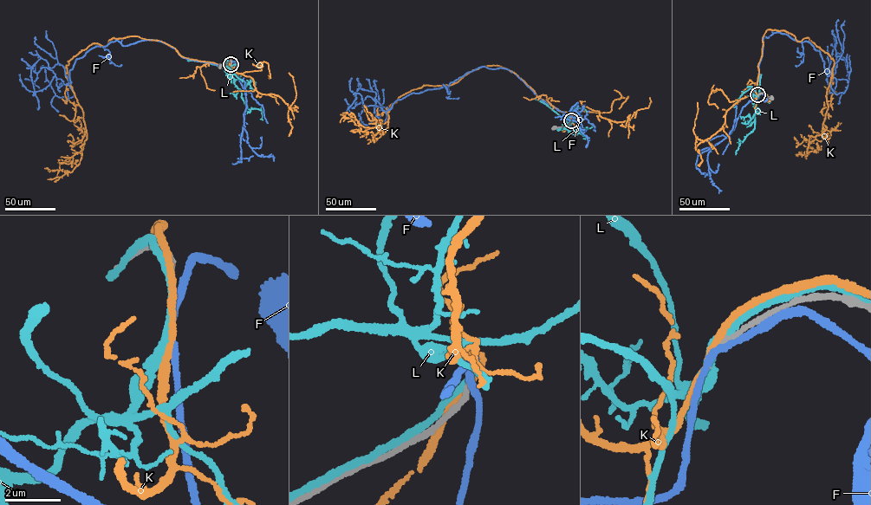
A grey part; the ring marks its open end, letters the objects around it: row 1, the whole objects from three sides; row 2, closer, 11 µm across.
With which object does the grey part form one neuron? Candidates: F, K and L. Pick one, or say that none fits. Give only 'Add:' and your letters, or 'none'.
Add: none

